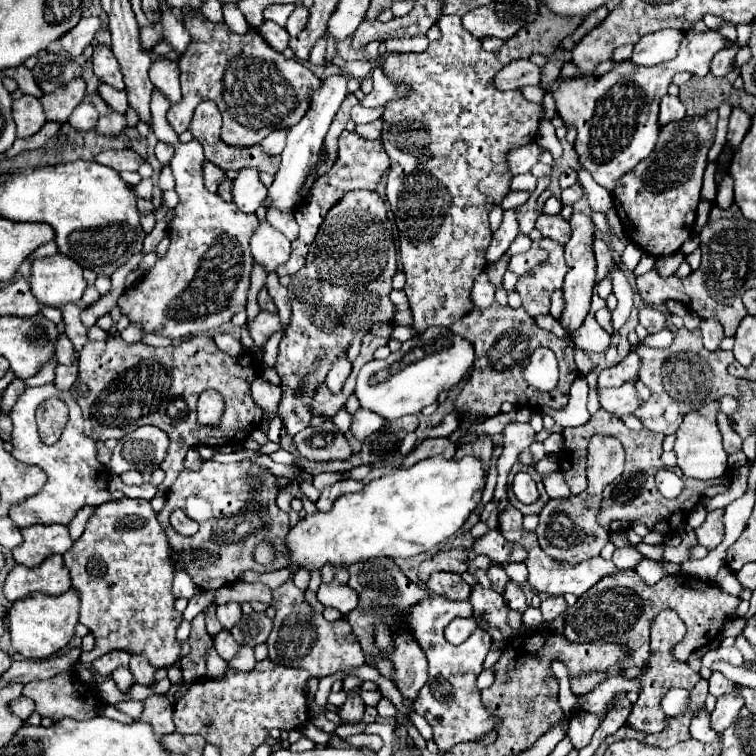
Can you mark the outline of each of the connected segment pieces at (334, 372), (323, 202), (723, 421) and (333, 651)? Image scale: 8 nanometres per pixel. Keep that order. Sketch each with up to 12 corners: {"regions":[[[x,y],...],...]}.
{"regions":[[[338,359],[326,375],[330,391],[338,393],[348,379],[352,363]],[[348,131],[340,155],[296,207],[300,225],[290,259],[276,269],[304,265],[332,205],[354,189],[378,187],[390,165],[380,139]],[[724,413],[718,415],[724,449],[728,453],[742,447],[740,435],[732,429]],[[292,581],[272,591],[274,663],[326,677],[364,665],[350,623]]]}

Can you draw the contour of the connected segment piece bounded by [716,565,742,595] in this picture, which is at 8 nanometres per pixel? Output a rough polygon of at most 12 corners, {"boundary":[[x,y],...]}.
{"boundary":[[726,565],[720,569],[716,581],[730,595],[738,595],[742,585],[734,571]]}

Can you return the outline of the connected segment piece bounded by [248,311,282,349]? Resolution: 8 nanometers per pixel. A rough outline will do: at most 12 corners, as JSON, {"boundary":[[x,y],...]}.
{"boundary":[[260,311],[248,323],[260,349],[282,329],[278,313]]}

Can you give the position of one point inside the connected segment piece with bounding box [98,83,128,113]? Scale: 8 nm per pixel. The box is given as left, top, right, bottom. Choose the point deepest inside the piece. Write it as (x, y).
(118, 99)

